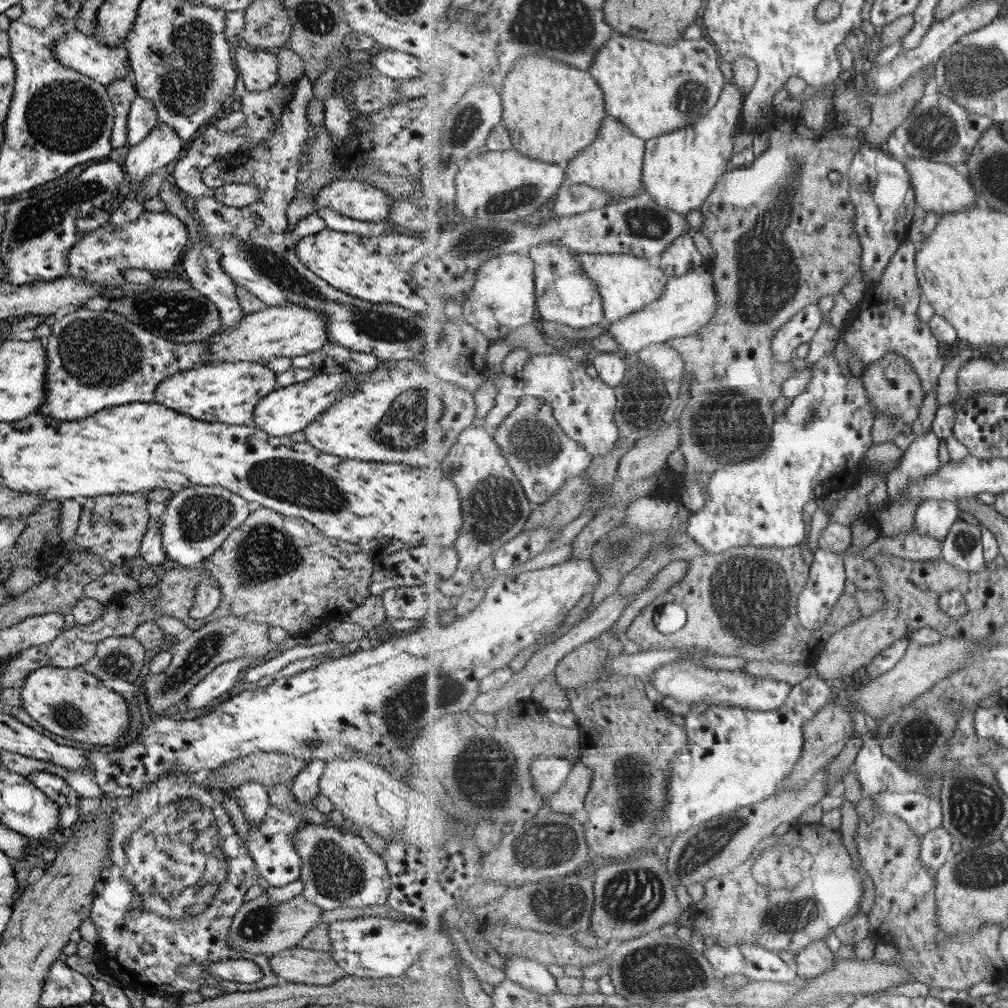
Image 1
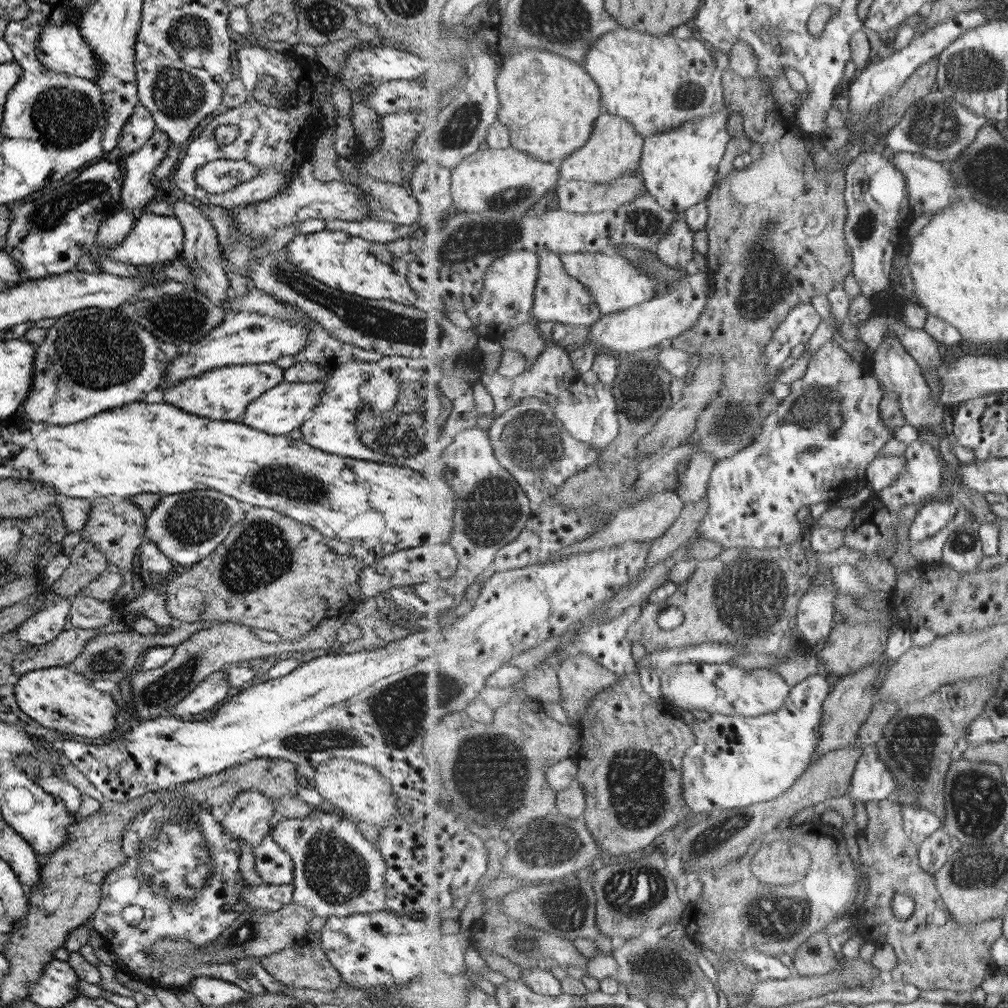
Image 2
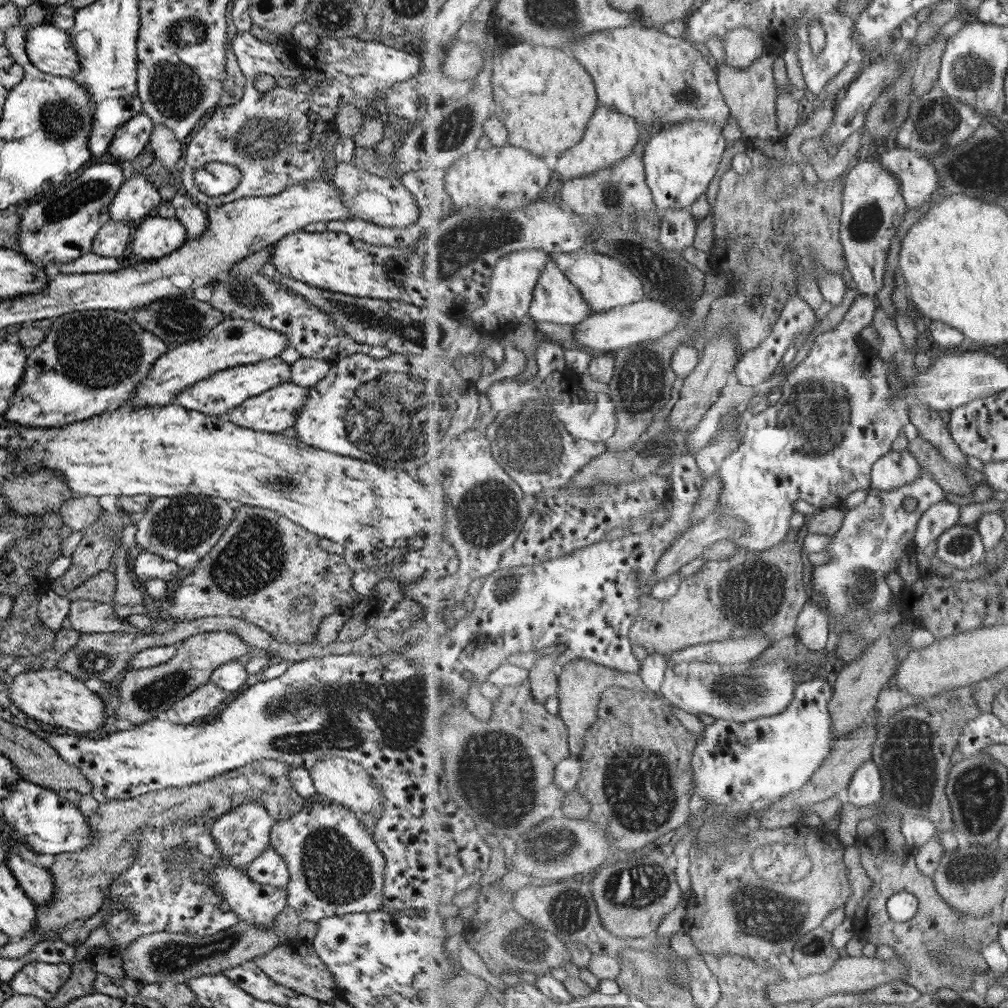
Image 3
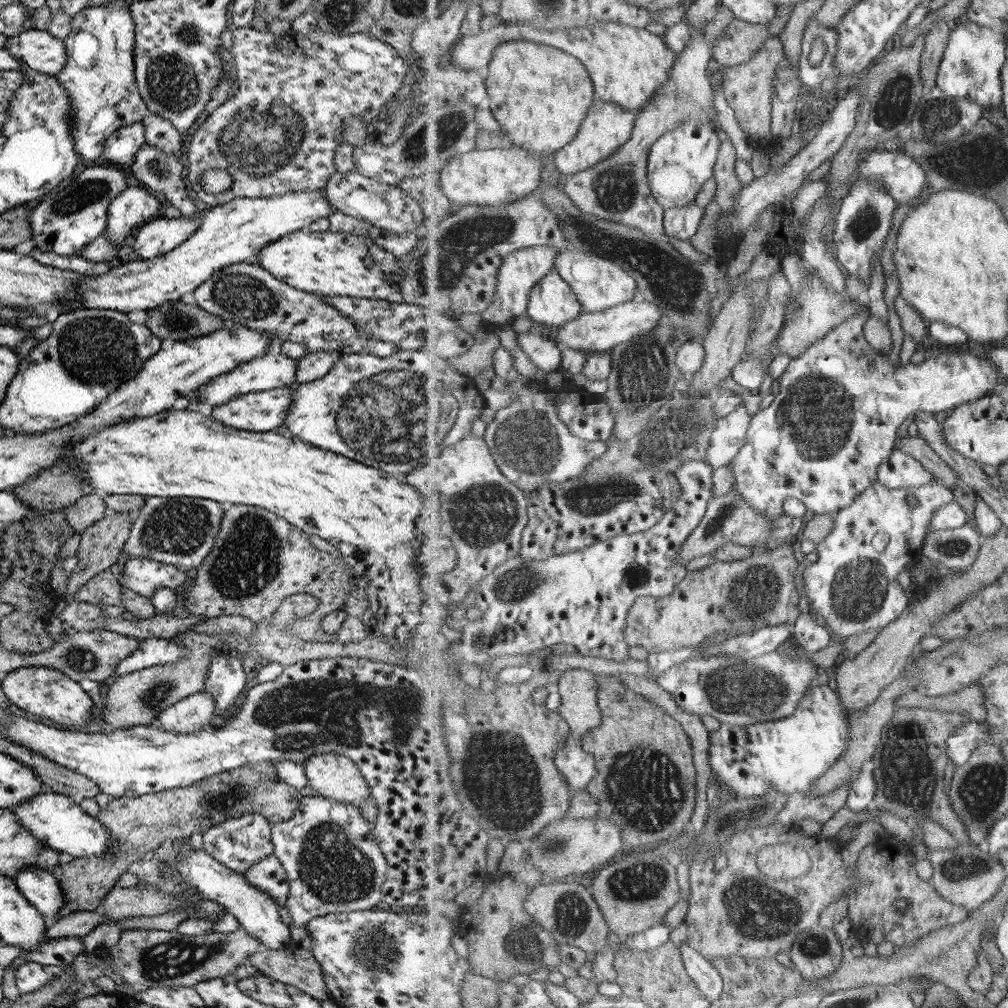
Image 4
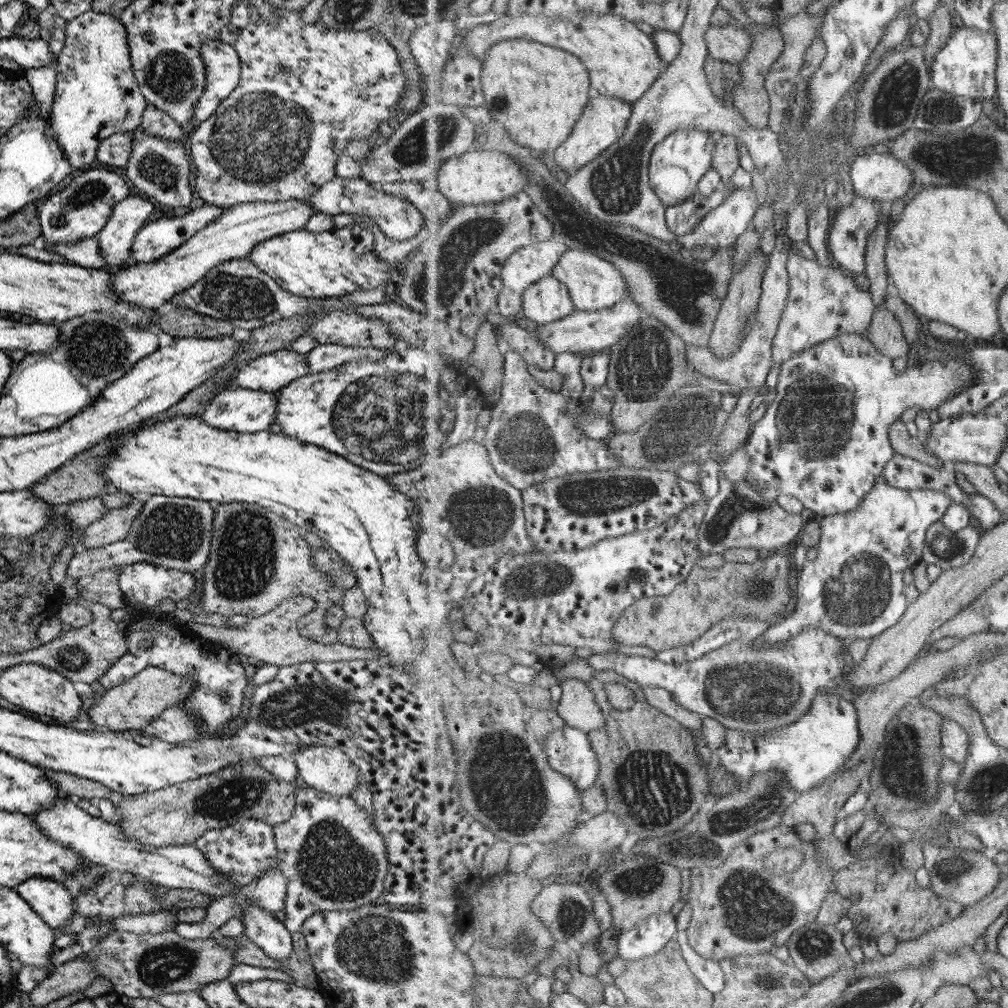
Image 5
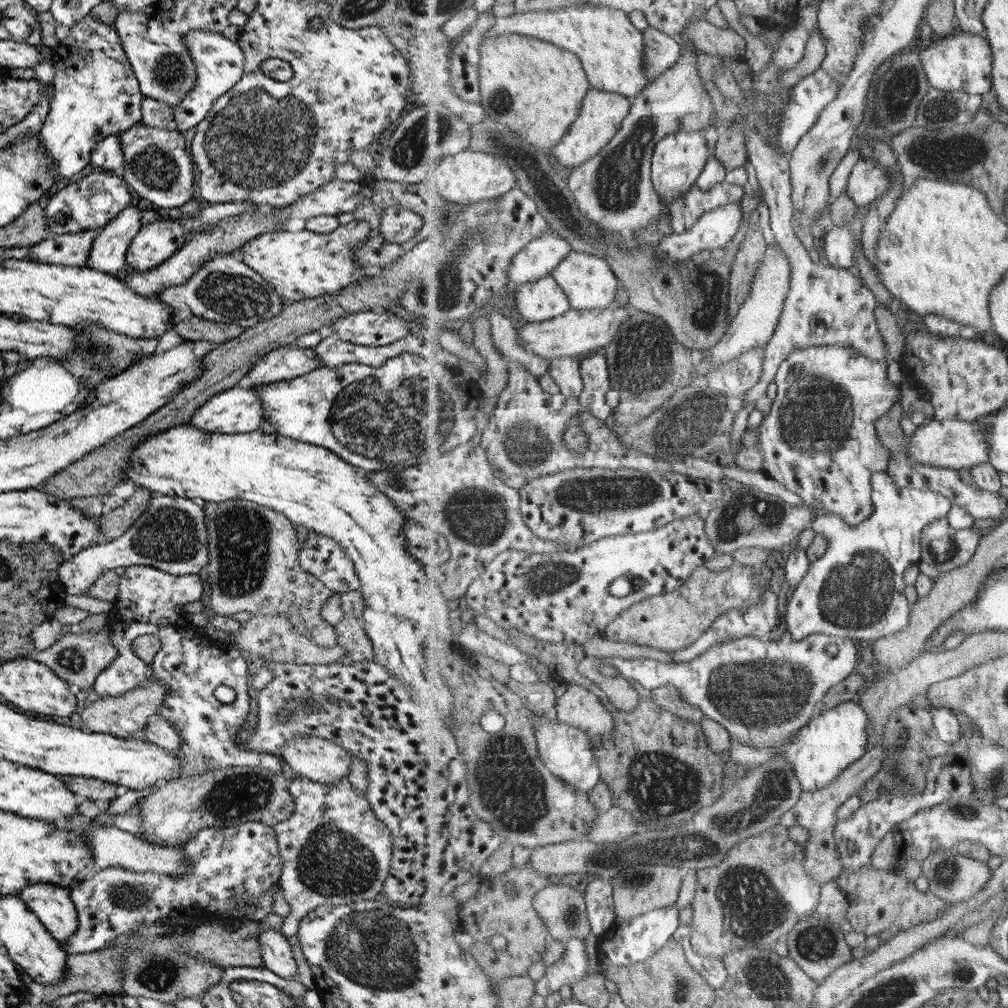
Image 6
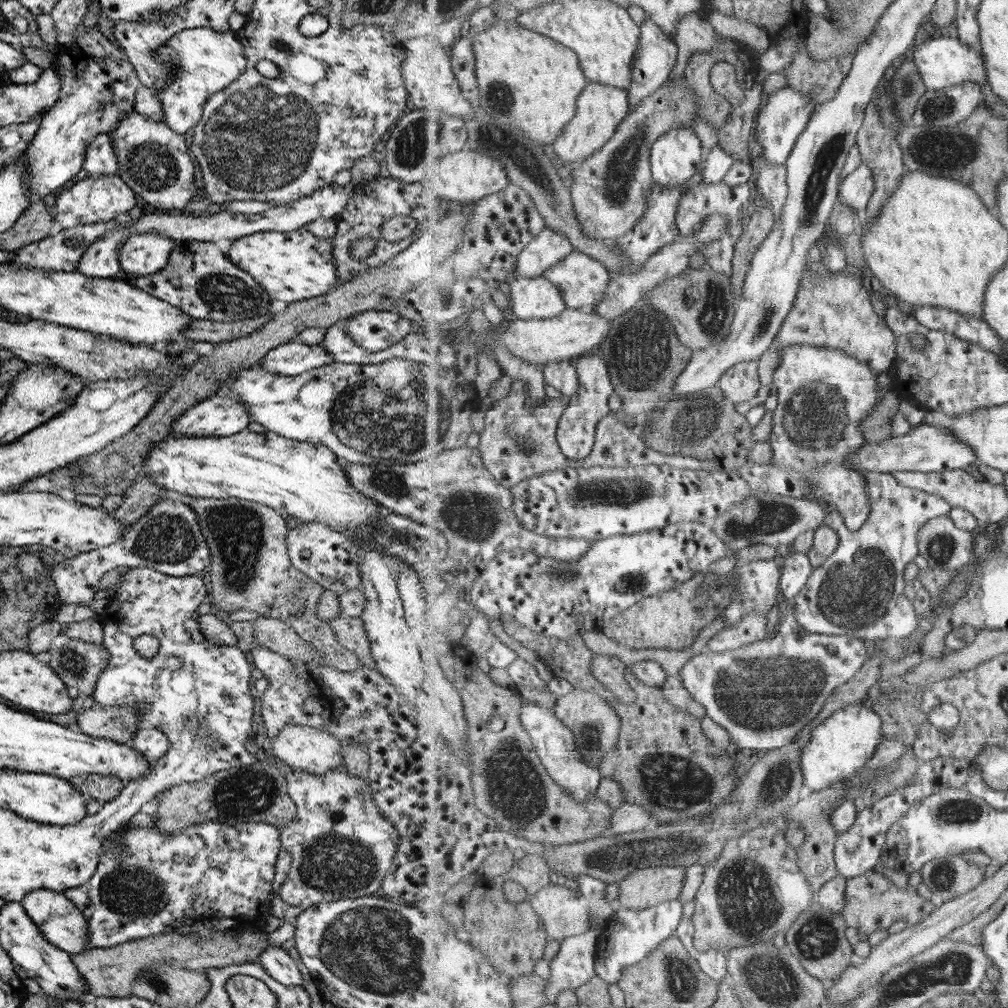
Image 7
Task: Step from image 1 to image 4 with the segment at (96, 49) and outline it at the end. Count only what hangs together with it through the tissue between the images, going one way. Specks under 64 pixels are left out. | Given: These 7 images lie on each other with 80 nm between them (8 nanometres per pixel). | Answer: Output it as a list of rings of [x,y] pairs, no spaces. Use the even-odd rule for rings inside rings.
[[[27,26],[7,37],[2,48],[9,56],[45,75],[54,76],[66,61],[61,39],[49,35],[46,30]]]

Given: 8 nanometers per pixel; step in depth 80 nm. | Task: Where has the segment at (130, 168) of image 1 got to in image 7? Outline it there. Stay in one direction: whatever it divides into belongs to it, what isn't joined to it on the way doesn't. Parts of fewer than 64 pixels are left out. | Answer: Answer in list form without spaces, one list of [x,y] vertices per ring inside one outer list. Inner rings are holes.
[[[123,222],[113,231],[105,233],[99,240],[92,242],[77,261],[75,272],[81,272],[83,276],[98,276],[99,278],[112,278],[119,272],[117,252],[123,242],[132,234],[130,222]]]

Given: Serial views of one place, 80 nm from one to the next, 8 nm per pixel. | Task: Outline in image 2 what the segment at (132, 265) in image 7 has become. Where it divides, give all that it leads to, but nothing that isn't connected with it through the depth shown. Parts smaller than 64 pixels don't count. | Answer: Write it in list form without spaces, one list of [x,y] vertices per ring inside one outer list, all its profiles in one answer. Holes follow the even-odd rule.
[[[145,212],[143,214],[138,213],[131,231],[125,234],[125,238],[117,245],[115,250],[113,246],[112,248],[101,247],[101,244],[96,244],[96,241],[93,241],[92,248],[79,257],[72,270],[98,273],[100,266],[96,262],[97,257],[117,258],[119,261],[135,265],[135,267],[139,266],[139,264],[143,264],[143,266],[155,266],[155,264],[163,264],[168,260],[174,259],[182,252],[182,244],[183,229],[181,229],[181,224],[175,217],[171,215],[156,216]]]

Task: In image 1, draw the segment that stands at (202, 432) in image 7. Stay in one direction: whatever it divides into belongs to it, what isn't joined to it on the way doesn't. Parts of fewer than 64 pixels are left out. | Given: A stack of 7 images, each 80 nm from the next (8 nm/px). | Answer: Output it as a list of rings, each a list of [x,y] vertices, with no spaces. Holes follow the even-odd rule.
[[[349,373],[313,375],[300,383],[286,387],[277,387],[263,399],[259,399],[252,410],[252,424],[271,437],[288,437],[294,432],[302,431],[313,419],[318,418],[330,404],[343,393],[356,391],[355,377]]]

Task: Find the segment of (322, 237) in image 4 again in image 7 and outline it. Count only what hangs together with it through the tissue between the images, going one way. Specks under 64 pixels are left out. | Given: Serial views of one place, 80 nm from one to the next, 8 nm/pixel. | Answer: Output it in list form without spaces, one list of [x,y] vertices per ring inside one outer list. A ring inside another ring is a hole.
[[[303,227],[287,233],[258,231],[233,241],[226,255],[259,287],[263,287],[269,299],[291,303],[325,295],[328,290],[338,286],[332,260],[332,240],[335,240],[335,234],[329,239],[319,239]]]

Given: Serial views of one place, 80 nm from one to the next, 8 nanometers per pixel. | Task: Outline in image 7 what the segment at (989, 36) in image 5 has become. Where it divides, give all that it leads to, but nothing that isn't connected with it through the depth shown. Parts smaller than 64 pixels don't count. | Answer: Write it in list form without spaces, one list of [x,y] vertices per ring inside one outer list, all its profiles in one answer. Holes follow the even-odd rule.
[[[923,36],[914,47],[913,57],[929,91],[940,91],[967,82],[977,83],[979,86],[988,83],[985,56],[982,55],[980,47],[973,48],[966,41],[960,40],[959,37],[943,36],[934,38]]]

